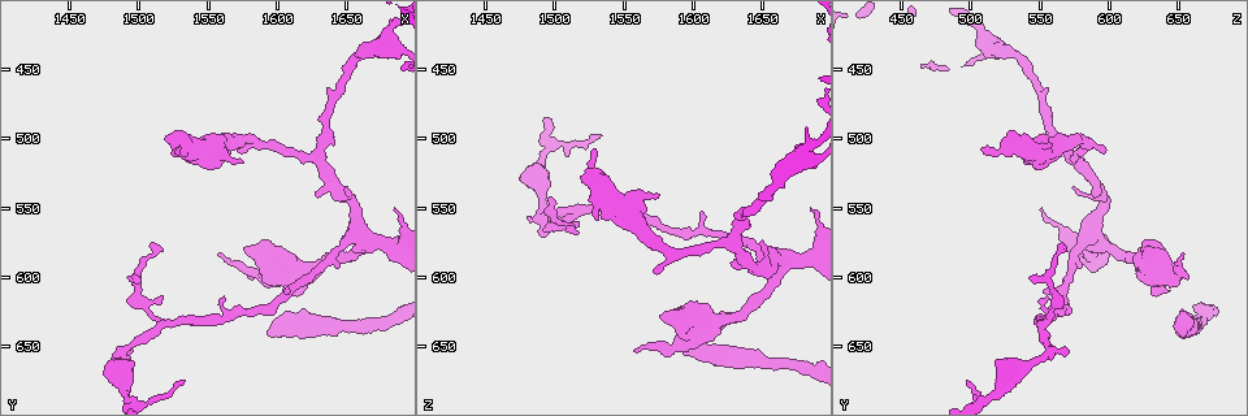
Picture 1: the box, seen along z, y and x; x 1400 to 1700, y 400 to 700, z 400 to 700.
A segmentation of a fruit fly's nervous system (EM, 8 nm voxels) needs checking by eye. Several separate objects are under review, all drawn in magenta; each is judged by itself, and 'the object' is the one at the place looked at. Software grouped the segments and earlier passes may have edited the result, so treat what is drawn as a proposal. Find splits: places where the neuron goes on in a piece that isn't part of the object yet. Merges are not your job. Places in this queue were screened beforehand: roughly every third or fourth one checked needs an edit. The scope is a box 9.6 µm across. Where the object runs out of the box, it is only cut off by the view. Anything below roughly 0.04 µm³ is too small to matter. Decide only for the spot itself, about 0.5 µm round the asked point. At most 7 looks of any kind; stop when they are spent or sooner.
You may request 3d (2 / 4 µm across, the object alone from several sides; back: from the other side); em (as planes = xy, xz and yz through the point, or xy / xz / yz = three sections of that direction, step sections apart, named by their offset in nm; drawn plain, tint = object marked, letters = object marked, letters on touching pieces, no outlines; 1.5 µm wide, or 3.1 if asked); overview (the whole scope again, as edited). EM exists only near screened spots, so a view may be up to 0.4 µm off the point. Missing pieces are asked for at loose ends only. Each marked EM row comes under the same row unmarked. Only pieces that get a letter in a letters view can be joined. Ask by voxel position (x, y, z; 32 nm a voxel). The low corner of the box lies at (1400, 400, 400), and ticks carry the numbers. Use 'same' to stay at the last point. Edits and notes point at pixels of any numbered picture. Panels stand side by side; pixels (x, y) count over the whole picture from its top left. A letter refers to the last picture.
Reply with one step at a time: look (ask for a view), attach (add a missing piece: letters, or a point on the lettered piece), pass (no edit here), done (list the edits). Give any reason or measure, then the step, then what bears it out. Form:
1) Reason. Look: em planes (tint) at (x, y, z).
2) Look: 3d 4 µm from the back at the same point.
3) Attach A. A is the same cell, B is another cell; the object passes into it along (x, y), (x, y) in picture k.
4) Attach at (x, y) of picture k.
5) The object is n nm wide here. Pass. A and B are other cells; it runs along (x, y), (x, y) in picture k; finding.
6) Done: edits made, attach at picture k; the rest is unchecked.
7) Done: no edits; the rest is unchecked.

Thin end. Look: em xy step 4 (tint) at (1496, 654, 570).

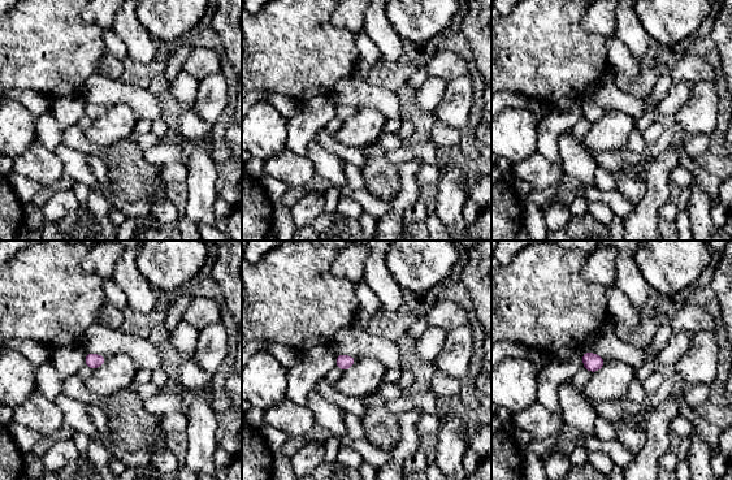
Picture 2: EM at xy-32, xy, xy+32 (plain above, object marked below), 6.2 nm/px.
Look: em xz step 8 (letters) at the same point.

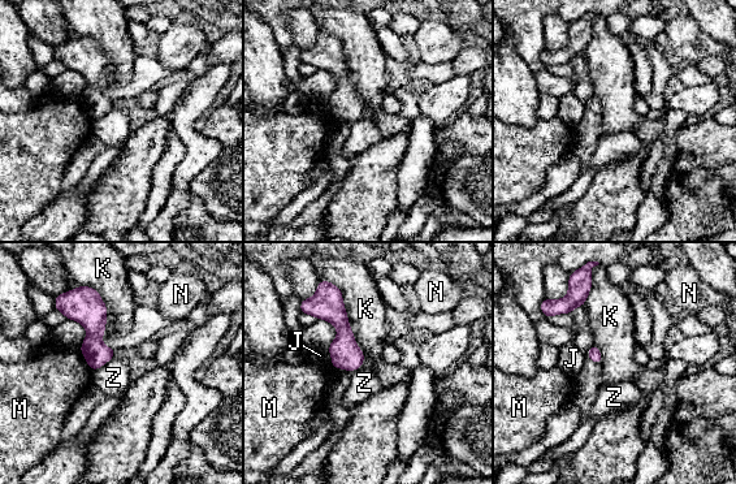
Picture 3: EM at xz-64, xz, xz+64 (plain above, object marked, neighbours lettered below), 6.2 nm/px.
Pass. J, K, M, N and Z are other cells; a border runs along (117, 353), (92, 371) in picture 3; none of them fits.

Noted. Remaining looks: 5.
Tapers out. Look: 3d 4 µm at (1534, 674, 496).

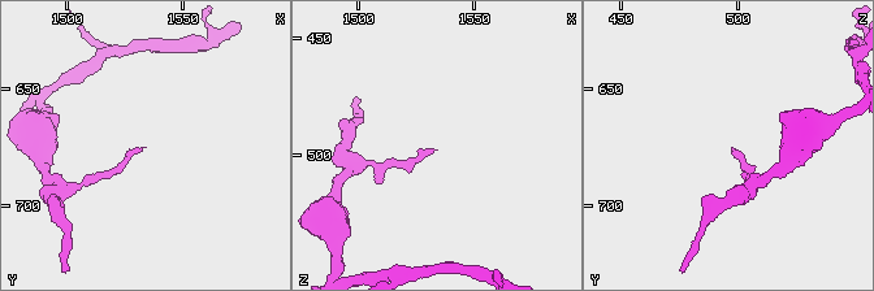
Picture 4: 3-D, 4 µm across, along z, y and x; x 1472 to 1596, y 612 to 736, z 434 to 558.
Need the tissue. Look: em xz step 4 (tint) at (1532, 675, 497).

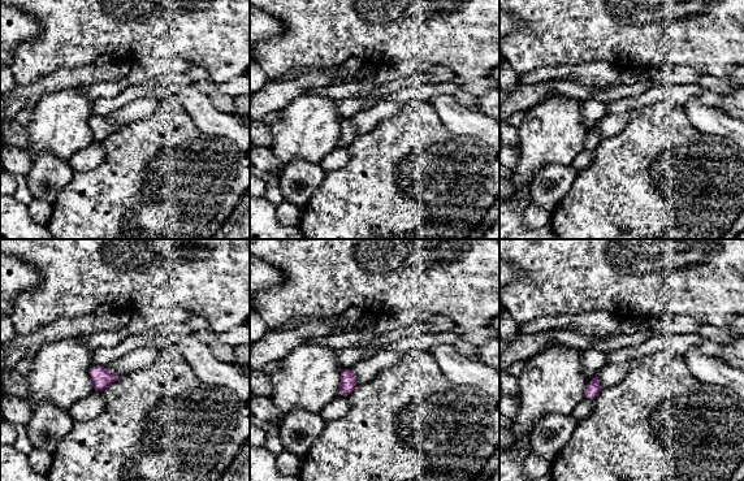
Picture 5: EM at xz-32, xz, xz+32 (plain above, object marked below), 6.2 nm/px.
Look: em xz step 4 (letters) at the same point.

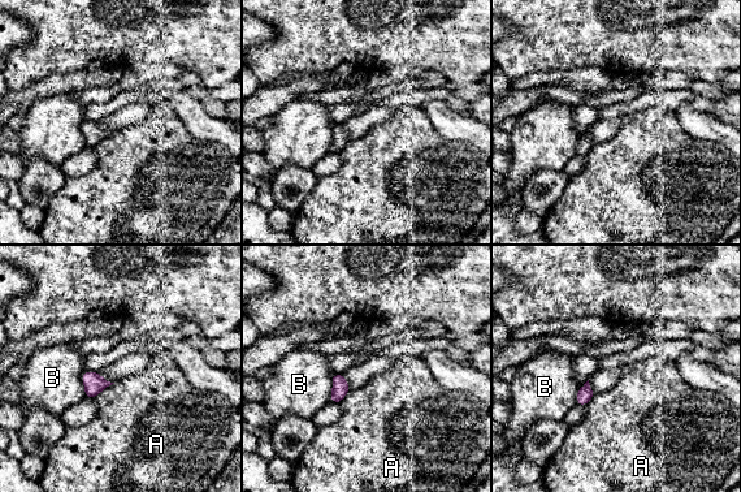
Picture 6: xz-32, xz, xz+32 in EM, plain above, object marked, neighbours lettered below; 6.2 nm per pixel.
The object is 80 nm wide here. Pass. A and B are other cells; a border runs along (85, 371), (82, 374), (83, 396) in picture 6; no lettered piece goes on from it.

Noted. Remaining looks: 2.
Branch stops here. Look: em planes (letters) at (1594, 640, 654).

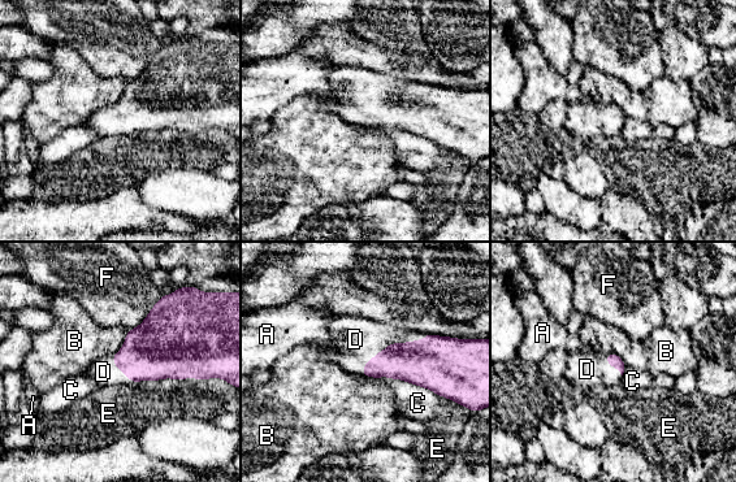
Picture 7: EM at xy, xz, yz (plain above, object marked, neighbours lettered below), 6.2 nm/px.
Attach D. D is the same cell, A, B, C, E and F are other cells; the object passes into it along (425, 363), (390, 344), (355, 339) in picture 7; the neuron continues.

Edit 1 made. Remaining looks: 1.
Done: edits made, attach at picture 7; the rest is unchecked.

